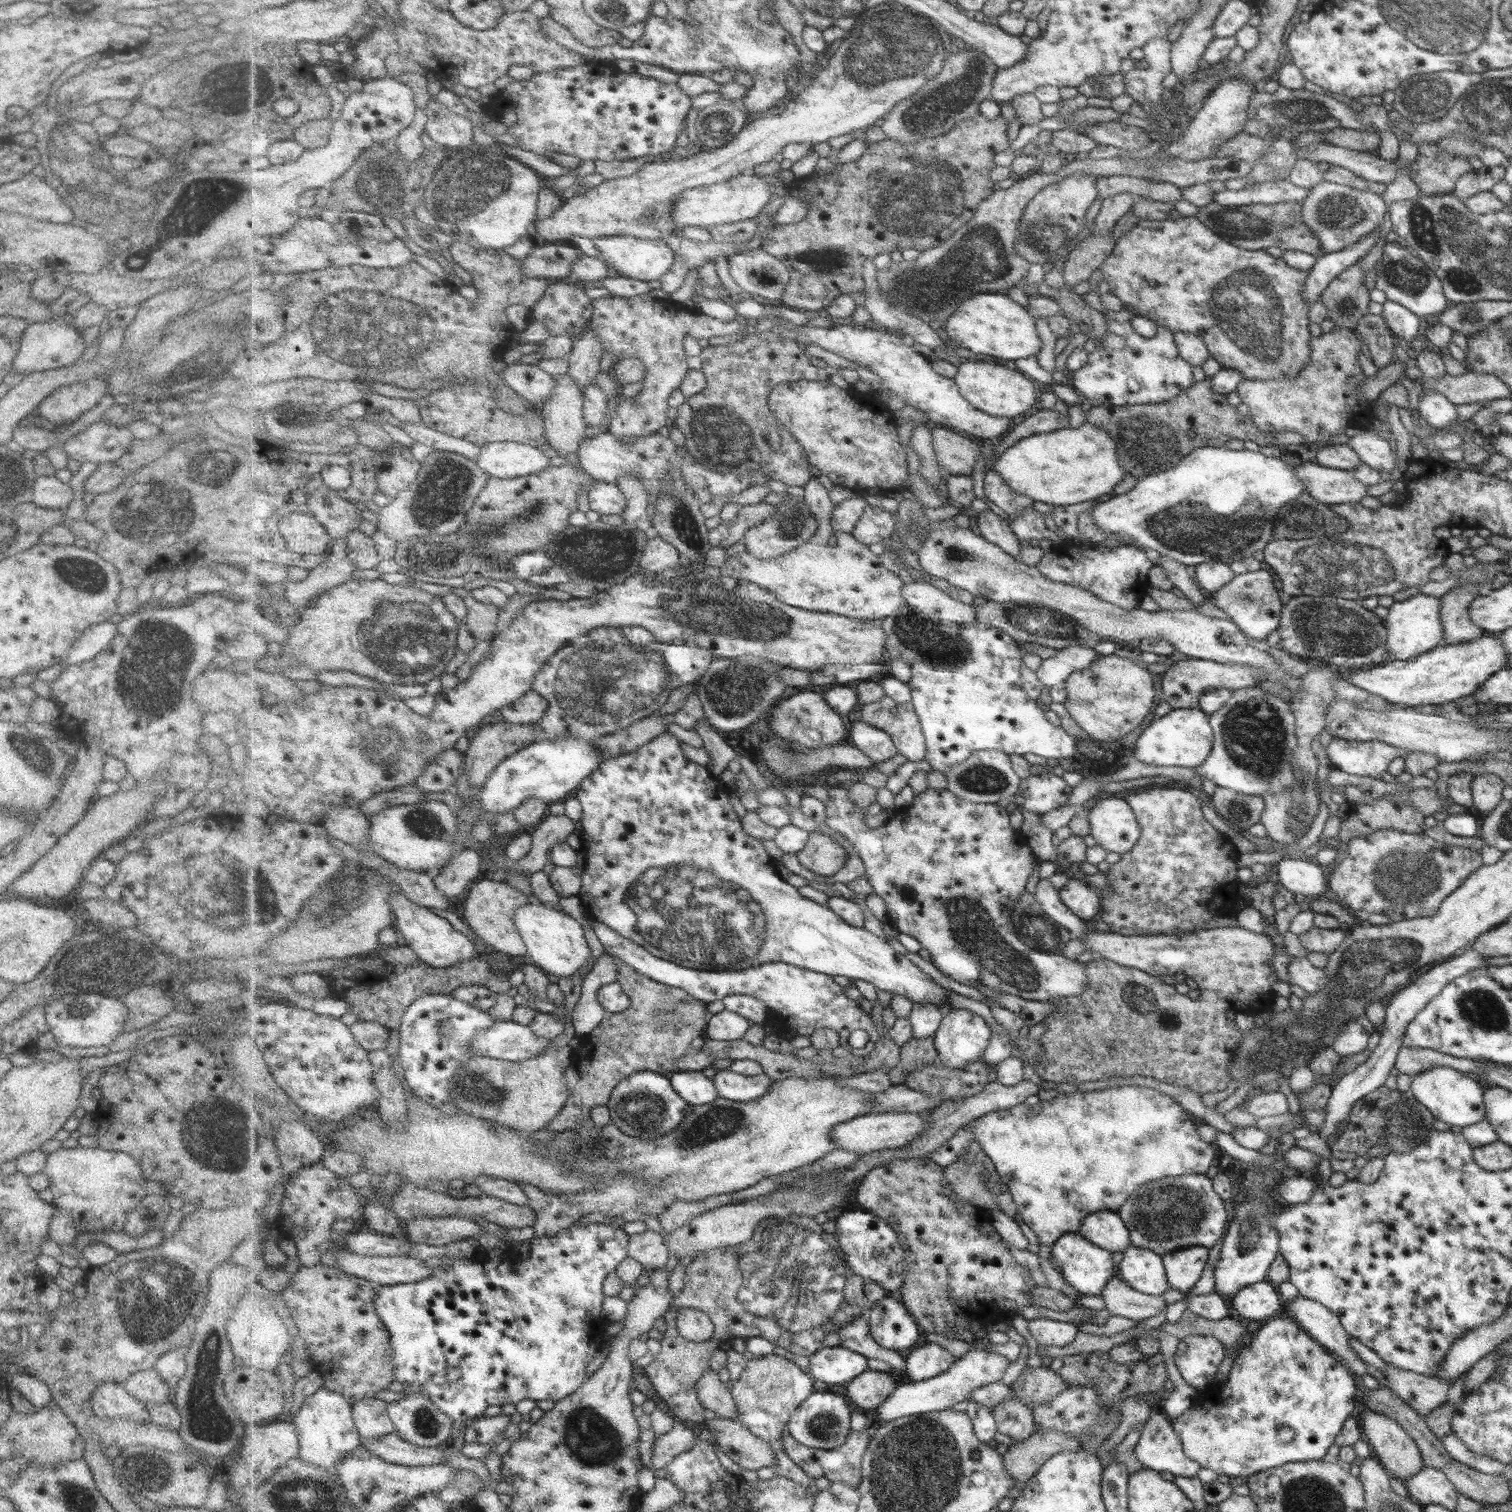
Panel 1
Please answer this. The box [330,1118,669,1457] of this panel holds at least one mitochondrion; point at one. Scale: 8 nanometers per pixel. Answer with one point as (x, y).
(424, 1422)

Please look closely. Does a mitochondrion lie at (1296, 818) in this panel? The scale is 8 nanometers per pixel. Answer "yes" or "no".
yes

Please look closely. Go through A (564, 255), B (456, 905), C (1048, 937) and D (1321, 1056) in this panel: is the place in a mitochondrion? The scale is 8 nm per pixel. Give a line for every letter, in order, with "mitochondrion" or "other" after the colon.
A: other
B: other
C: mitochondrion
D: mitochondrion

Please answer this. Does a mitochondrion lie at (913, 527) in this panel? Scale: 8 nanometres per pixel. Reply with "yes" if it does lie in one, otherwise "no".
yes

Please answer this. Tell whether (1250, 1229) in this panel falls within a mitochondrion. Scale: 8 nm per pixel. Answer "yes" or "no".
yes

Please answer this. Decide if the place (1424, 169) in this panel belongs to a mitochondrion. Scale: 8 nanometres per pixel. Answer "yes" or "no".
no

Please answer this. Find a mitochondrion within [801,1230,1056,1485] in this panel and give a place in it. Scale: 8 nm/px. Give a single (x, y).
(824, 1427)

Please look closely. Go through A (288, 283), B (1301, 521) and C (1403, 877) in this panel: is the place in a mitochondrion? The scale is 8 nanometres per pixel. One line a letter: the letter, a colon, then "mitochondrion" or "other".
A: other
B: mitochondrion
C: mitochondrion

